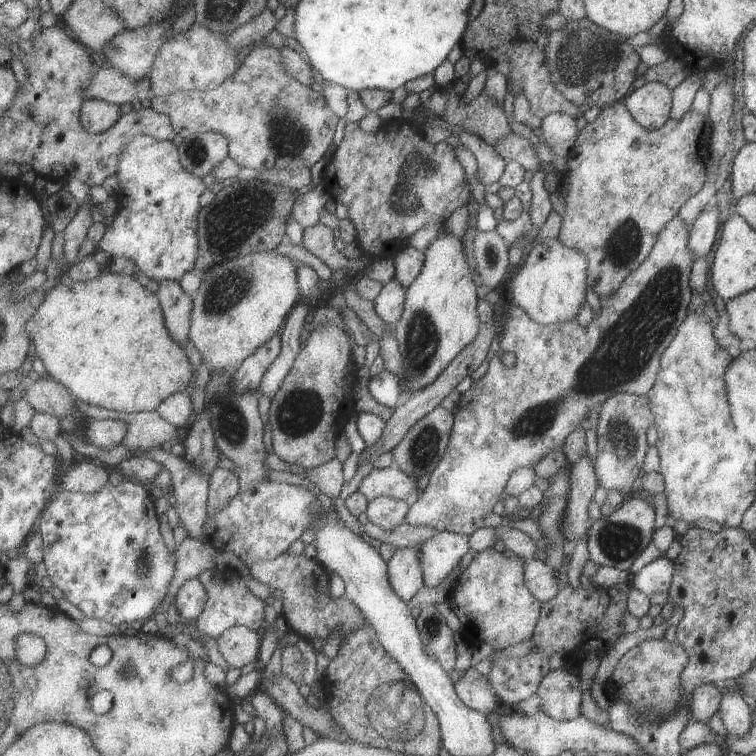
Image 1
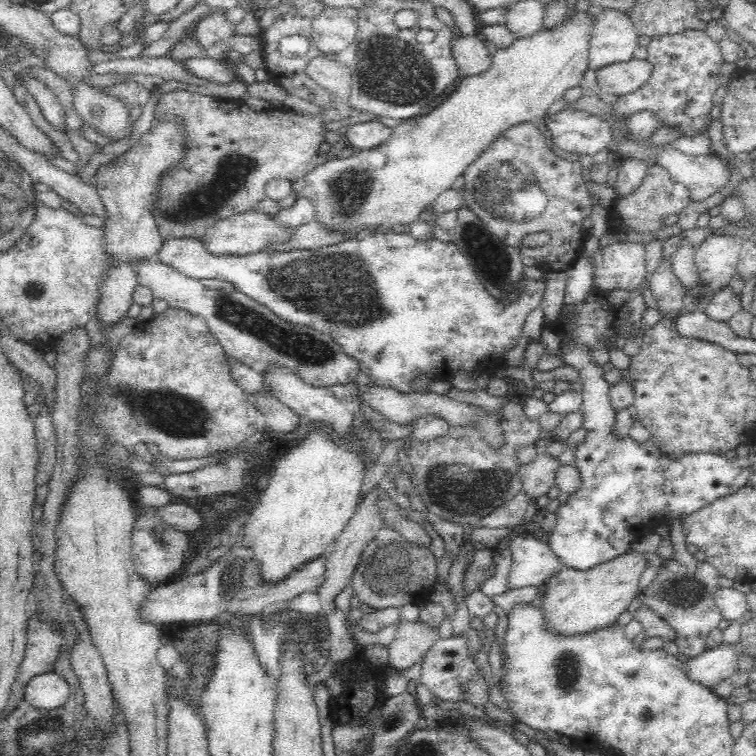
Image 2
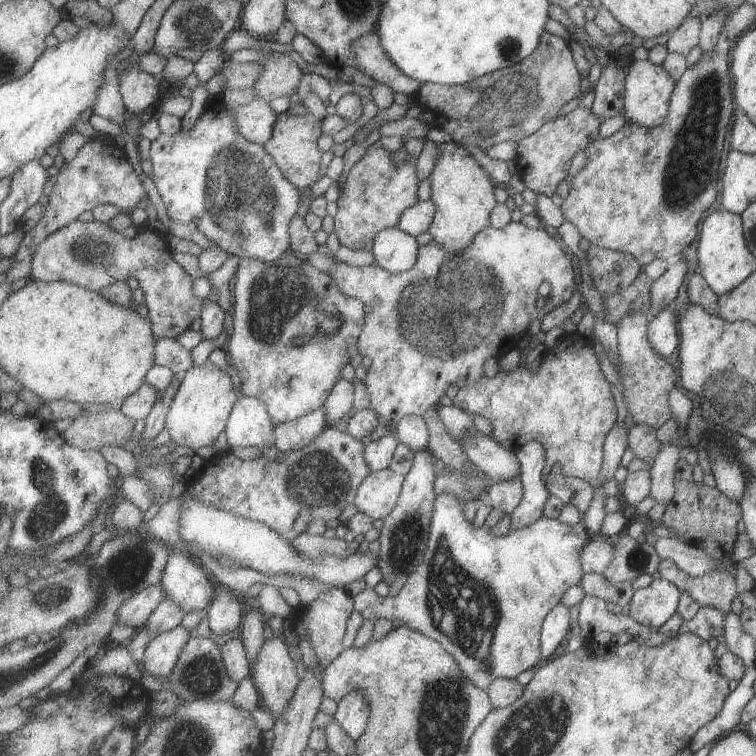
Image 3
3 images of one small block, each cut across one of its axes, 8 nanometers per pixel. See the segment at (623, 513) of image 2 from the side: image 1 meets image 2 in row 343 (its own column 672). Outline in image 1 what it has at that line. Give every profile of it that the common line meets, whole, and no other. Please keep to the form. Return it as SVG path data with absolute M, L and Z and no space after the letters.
M657 557L631 576L631 588L645 596L657 592L665 594L671 586L673 565L674 562L666 557Z

